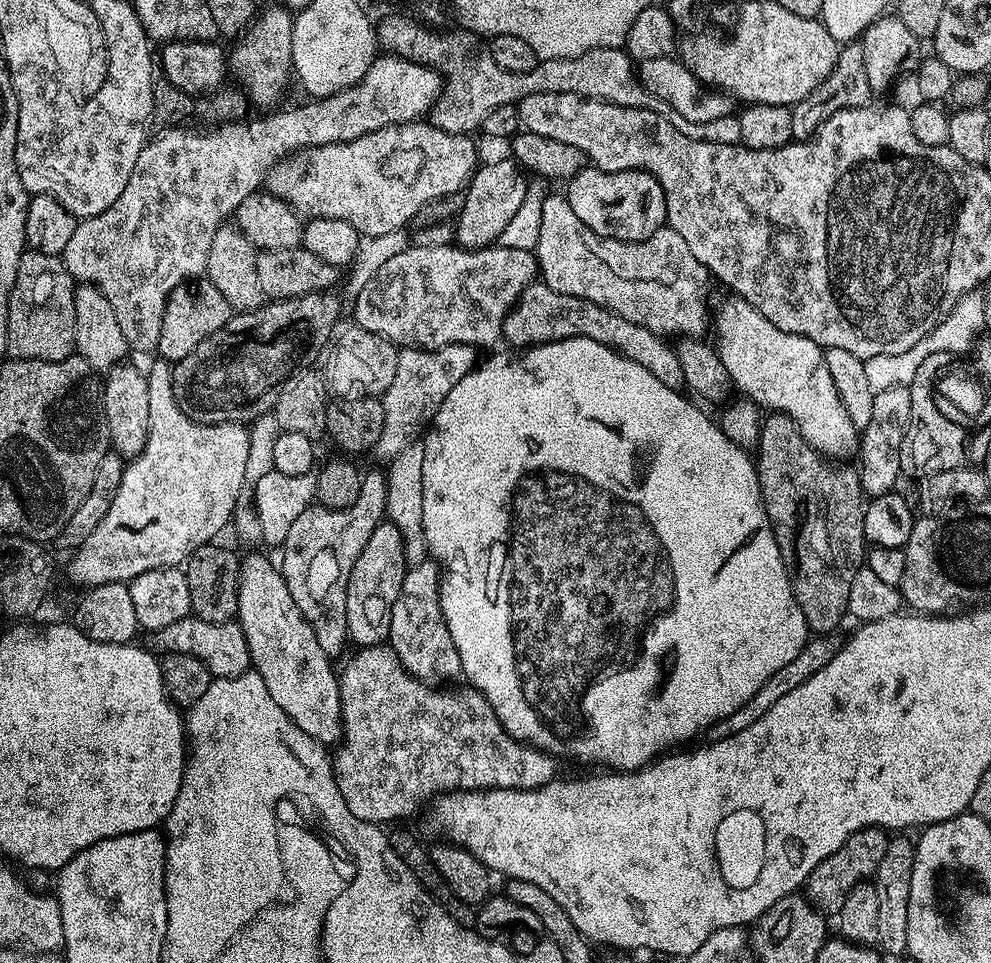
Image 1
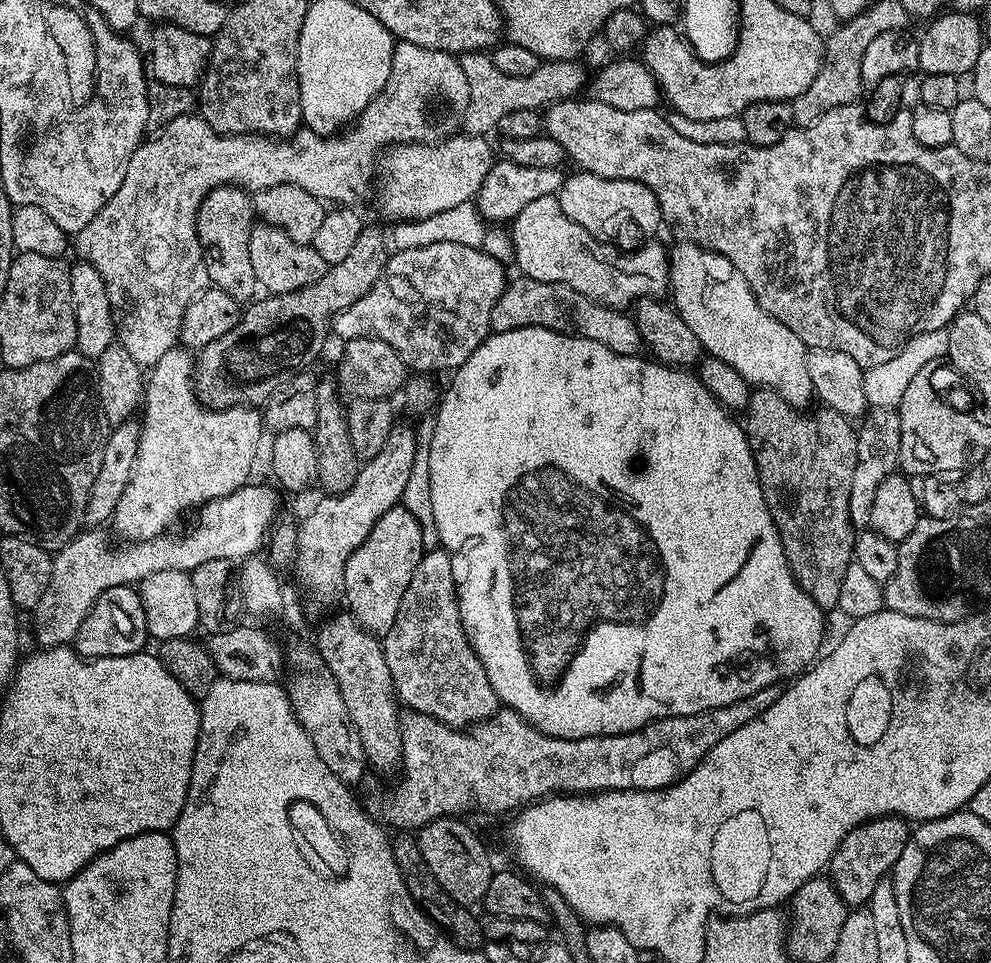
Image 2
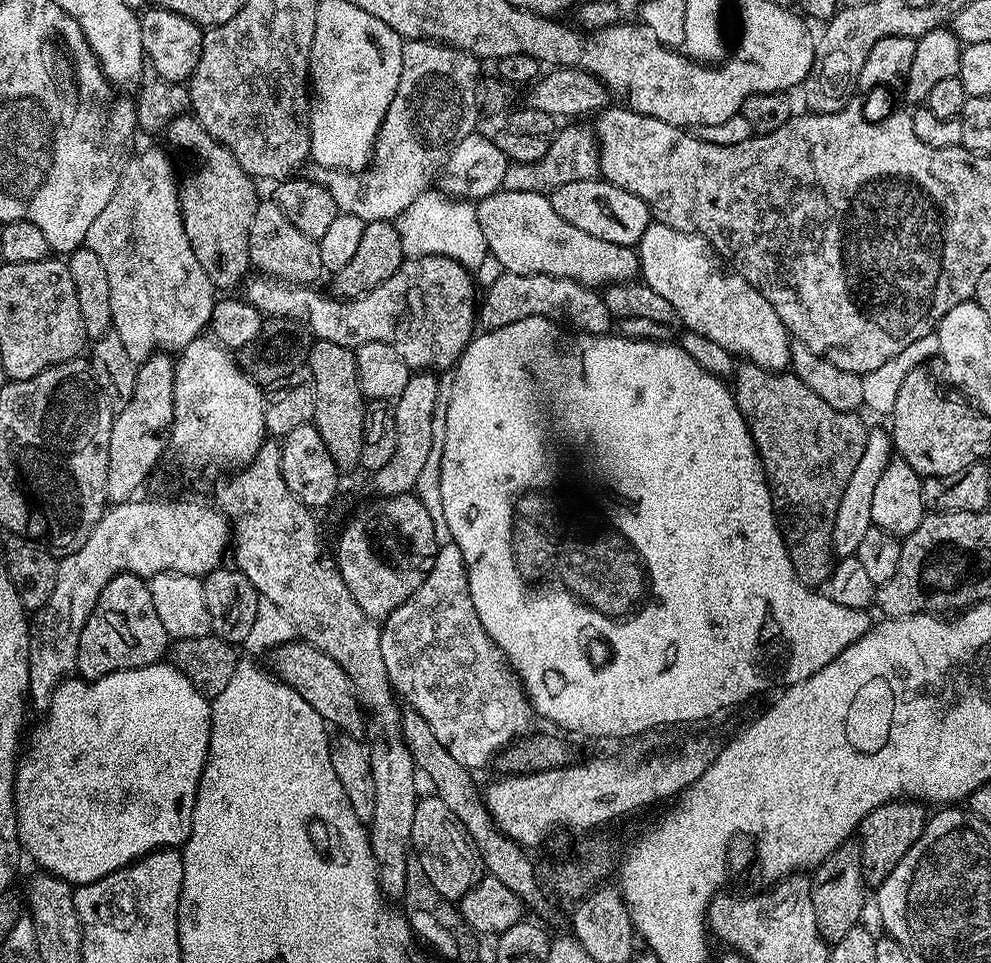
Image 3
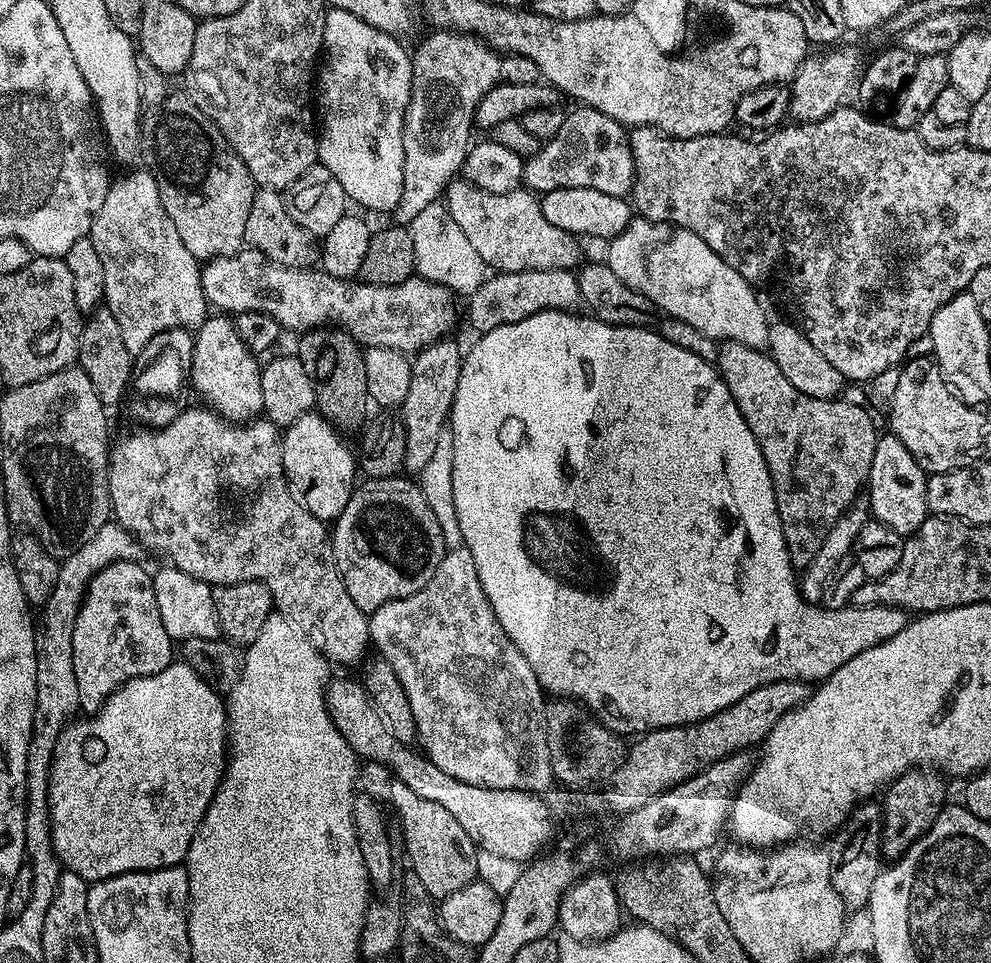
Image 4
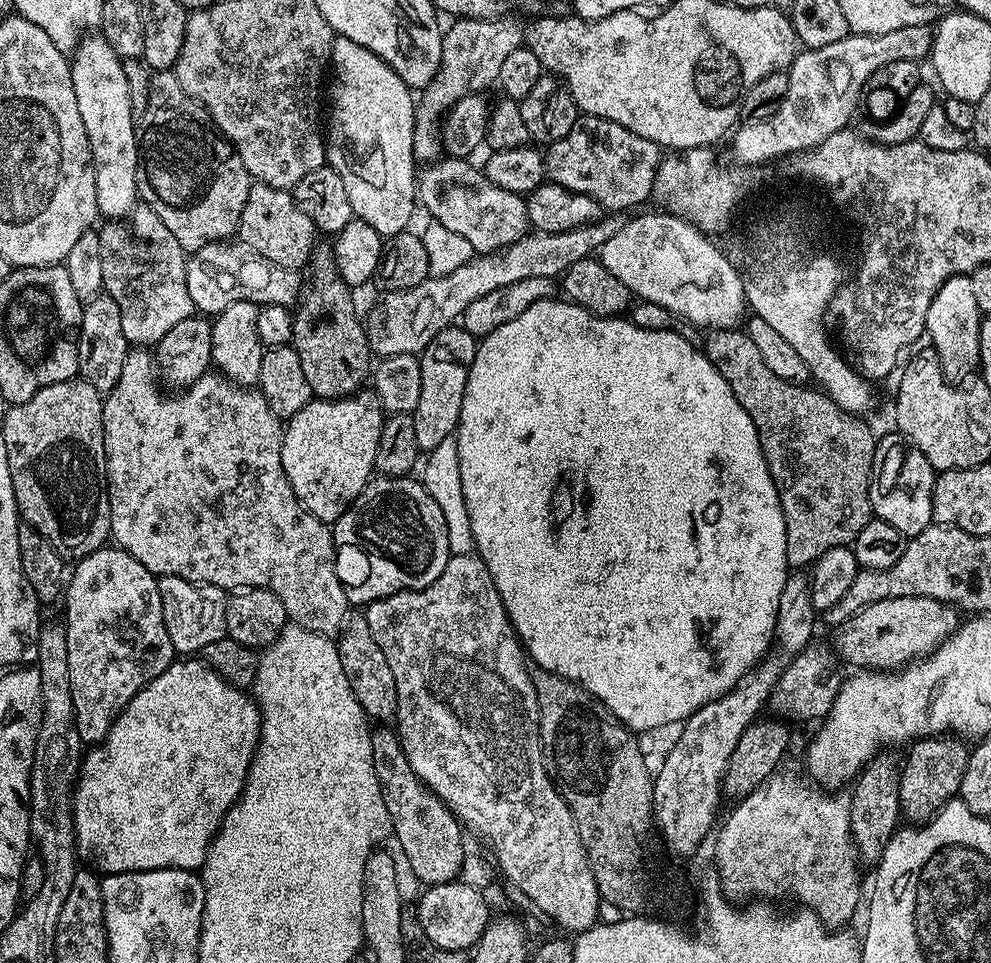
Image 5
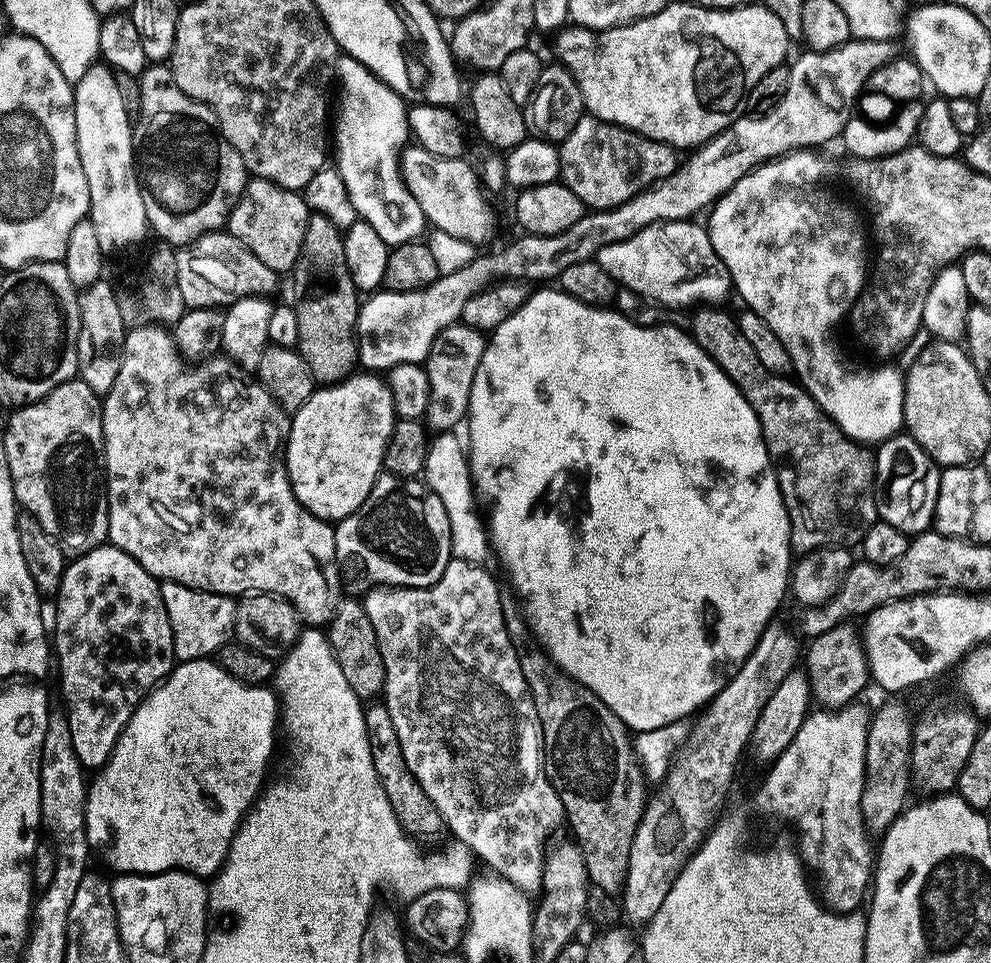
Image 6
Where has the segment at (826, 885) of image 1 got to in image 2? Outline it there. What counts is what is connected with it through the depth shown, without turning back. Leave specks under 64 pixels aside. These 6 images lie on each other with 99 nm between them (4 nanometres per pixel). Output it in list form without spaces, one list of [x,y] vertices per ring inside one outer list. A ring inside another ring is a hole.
[[[878,816],[860,824],[842,838],[838,850],[832,856],[826,869],[827,879],[838,890],[838,894],[849,906],[867,905],[874,894],[874,886],[882,882],[895,868],[898,858],[902,858],[902,850],[906,850],[906,842],[910,835],[909,821],[902,816]]]

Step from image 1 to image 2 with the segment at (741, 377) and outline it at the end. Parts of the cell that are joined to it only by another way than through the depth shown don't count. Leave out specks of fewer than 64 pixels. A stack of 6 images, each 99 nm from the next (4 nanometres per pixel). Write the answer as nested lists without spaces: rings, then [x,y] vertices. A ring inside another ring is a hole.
[[[683,242],[671,249],[668,265],[670,300],[676,313],[694,330],[701,349],[714,358],[722,358],[746,378],[749,386],[774,390],[795,408],[804,410],[813,403],[810,370],[806,370],[809,349],[778,318],[766,314],[756,301],[746,278],[724,256]]]

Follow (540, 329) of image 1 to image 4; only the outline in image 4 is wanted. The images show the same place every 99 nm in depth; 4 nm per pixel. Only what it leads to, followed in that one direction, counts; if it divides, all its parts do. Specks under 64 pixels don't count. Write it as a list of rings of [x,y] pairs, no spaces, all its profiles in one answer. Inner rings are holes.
[[[551,268],[550,270],[522,270],[521,272],[496,272],[489,275],[474,290],[472,296],[467,297],[468,320],[477,328],[477,333],[483,334],[494,330],[498,326],[517,324],[522,318],[530,318],[530,314],[549,312],[552,308],[559,312],[571,312],[581,307],[580,291],[576,281],[576,272],[566,268]]]

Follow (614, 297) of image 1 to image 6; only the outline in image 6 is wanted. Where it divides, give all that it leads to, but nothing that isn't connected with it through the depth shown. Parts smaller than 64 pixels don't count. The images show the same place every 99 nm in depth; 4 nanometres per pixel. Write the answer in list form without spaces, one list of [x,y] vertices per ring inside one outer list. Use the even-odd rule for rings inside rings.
[[[408,146],[400,152],[400,177],[406,190],[414,194],[418,206],[422,206],[425,221],[432,228],[446,230],[446,234],[454,234],[454,238],[480,246],[492,232],[492,214],[480,198],[482,186],[477,171],[475,174],[466,161],[464,158],[438,158],[425,148]]]

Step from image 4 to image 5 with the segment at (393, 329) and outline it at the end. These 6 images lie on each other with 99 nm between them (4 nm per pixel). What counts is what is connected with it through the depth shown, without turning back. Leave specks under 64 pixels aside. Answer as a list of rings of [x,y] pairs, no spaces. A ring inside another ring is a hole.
[[[221,242],[207,244],[187,257],[186,290],[190,290],[192,307],[200,314],[215,314],[234,302],[250,302],[257,306],[277,304],[291,309],[302,295],[299,271],[283,268],[270,258],[262,258],[249,244]]]

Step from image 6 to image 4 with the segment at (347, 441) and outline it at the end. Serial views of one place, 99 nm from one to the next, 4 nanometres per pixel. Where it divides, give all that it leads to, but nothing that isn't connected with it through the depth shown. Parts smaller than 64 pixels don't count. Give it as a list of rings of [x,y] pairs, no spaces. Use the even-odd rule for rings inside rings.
[[[319,411],[306,413],[298,422],[282,432],[282,462],[284,477],[300,505],[314,518],[325,522],[335,522],[346,510],[346,502],[350,502],[353,492],[358,487],[358,456],[340,436],[335,424]]]

